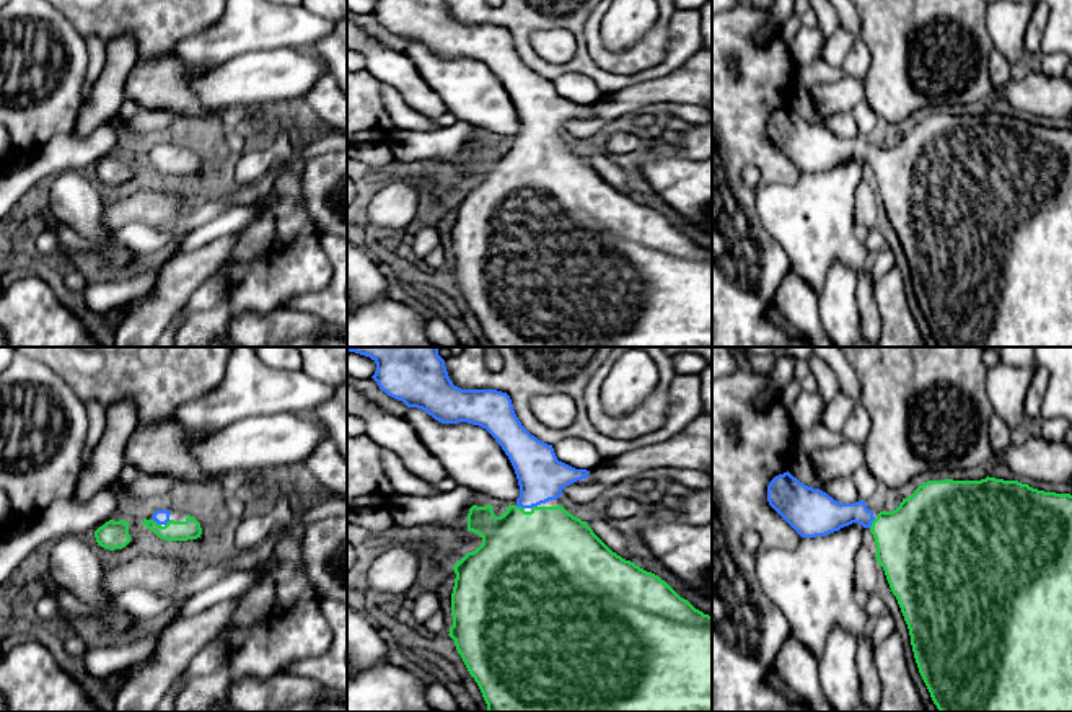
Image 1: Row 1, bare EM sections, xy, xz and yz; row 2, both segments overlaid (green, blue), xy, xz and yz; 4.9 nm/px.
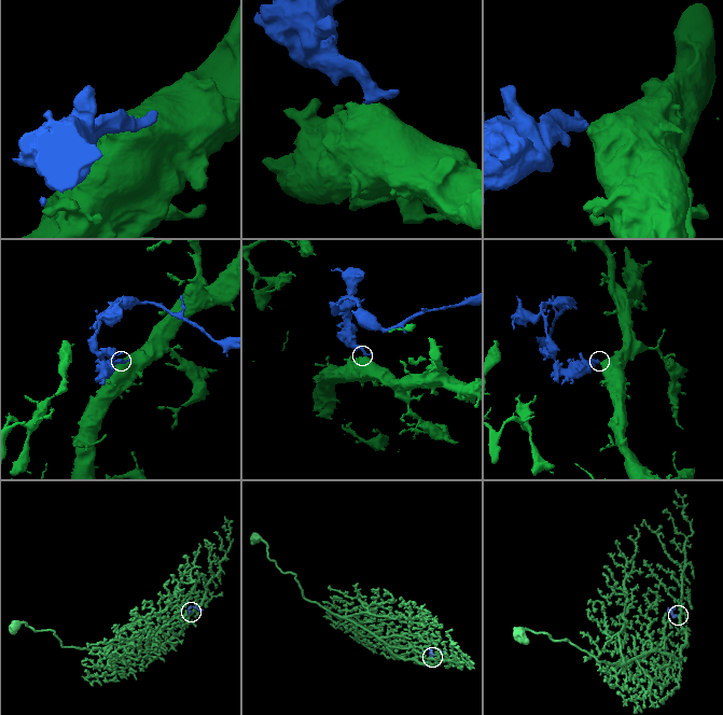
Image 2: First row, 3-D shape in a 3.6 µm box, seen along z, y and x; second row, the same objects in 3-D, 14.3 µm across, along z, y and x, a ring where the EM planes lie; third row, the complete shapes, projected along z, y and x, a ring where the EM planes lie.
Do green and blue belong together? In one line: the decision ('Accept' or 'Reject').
Accept

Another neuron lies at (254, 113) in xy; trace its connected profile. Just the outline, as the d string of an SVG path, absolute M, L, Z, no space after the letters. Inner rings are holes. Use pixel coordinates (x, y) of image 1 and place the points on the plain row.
M261 104L251 106L251 108L248 109L248 112L246 112L243 117L239 117L239 119L249 119L254 132L256 132L257 135L264 134L264 129L266 129L266 125L267 125L267 119L266 119L266 116L264 116L264 112L262 112Z

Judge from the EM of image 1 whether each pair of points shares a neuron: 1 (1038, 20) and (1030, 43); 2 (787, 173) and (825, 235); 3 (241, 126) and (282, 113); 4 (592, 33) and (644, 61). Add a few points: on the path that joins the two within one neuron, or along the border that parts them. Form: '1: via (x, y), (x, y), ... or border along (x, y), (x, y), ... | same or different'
1: via (1036, 25), (1032, 38) | same
2: border along (802, 173), (792, 184), (766, 184), (756, 193) | different
3: via (253, 137), (263, 137), (272, 124) | same
4: via (597, 48), (610, 61), (629, 61) | same

